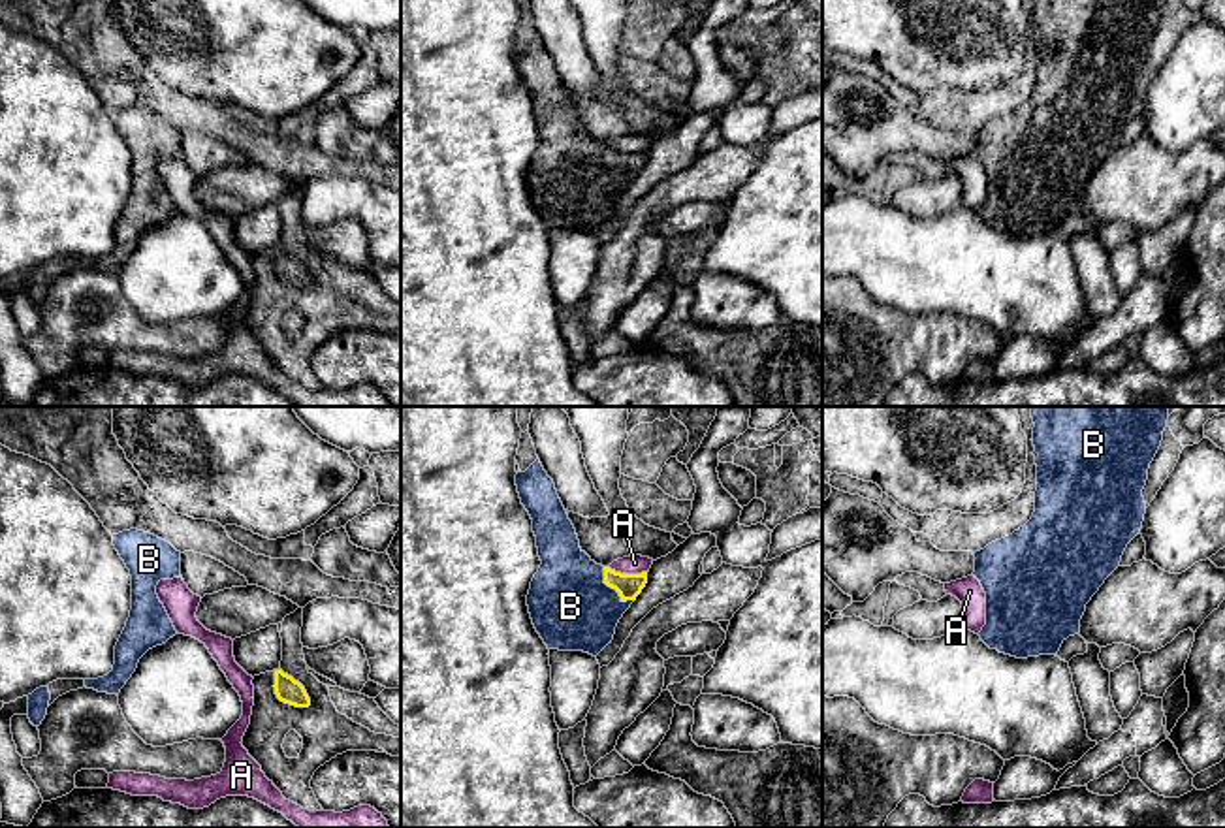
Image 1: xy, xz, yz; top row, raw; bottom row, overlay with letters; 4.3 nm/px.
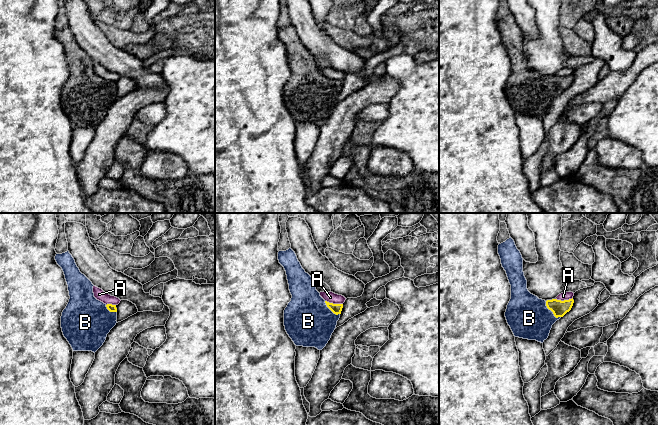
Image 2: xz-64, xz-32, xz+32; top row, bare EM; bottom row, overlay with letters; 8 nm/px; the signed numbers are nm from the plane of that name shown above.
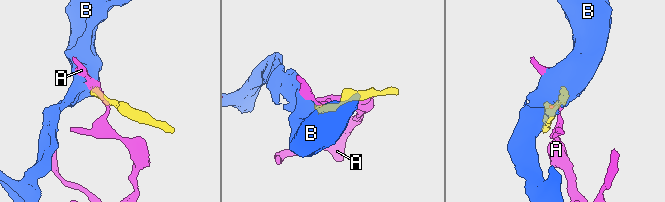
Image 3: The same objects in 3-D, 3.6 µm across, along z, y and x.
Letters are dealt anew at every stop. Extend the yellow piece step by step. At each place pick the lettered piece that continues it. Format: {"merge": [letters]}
{"merge": ["B"]}

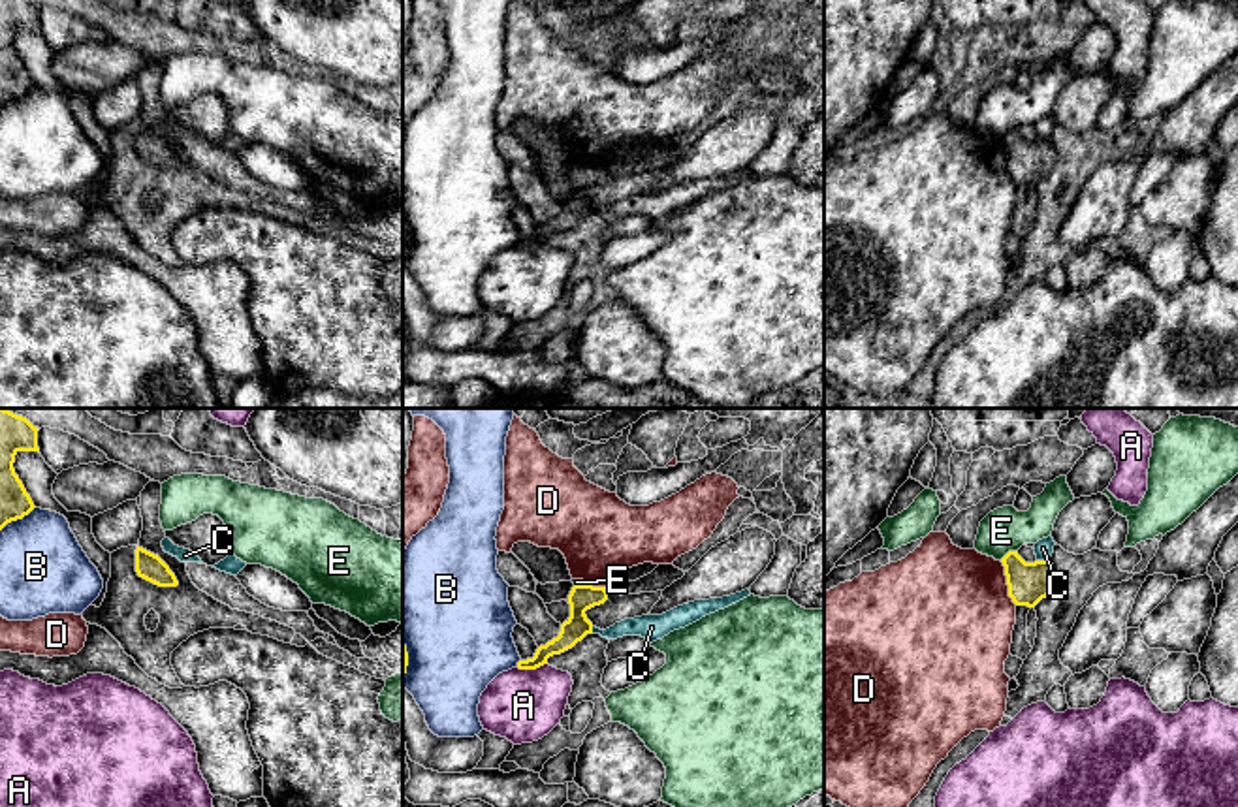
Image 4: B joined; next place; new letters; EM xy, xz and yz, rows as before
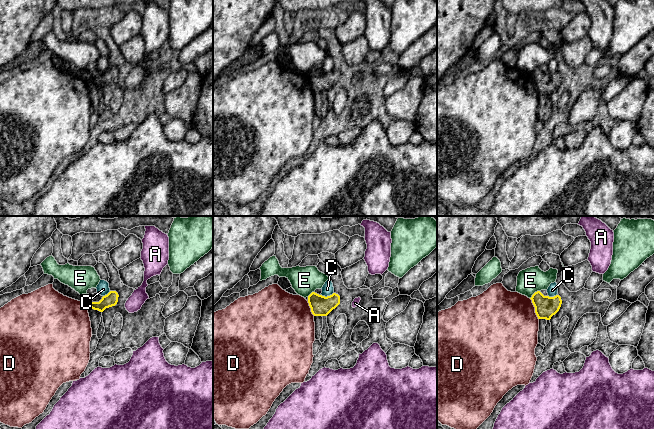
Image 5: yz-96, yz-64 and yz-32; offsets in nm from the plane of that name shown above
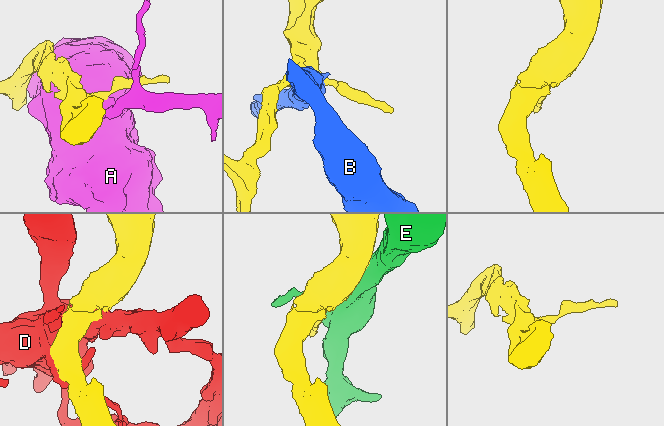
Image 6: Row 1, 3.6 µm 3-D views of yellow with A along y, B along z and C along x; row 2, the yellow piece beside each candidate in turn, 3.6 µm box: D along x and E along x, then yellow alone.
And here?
{"merge": []}

